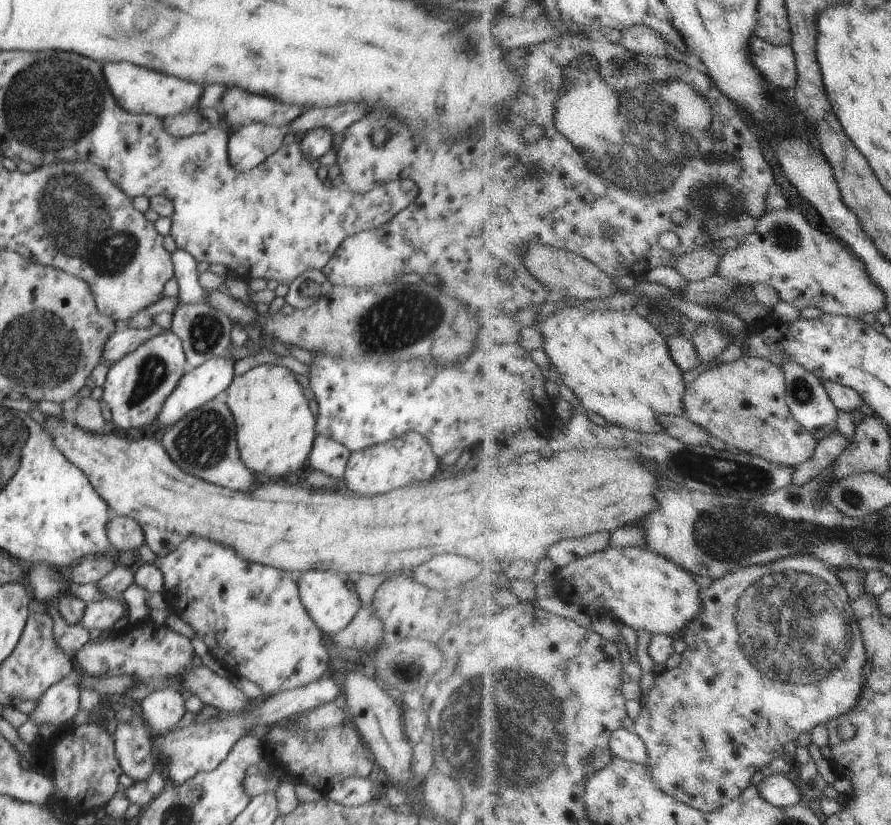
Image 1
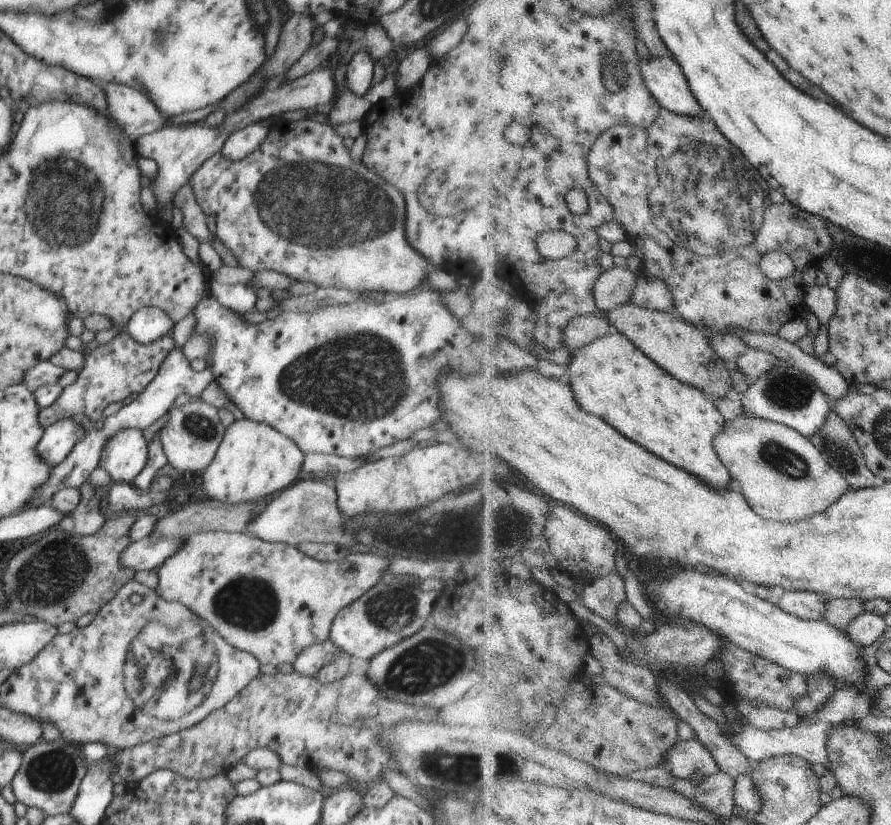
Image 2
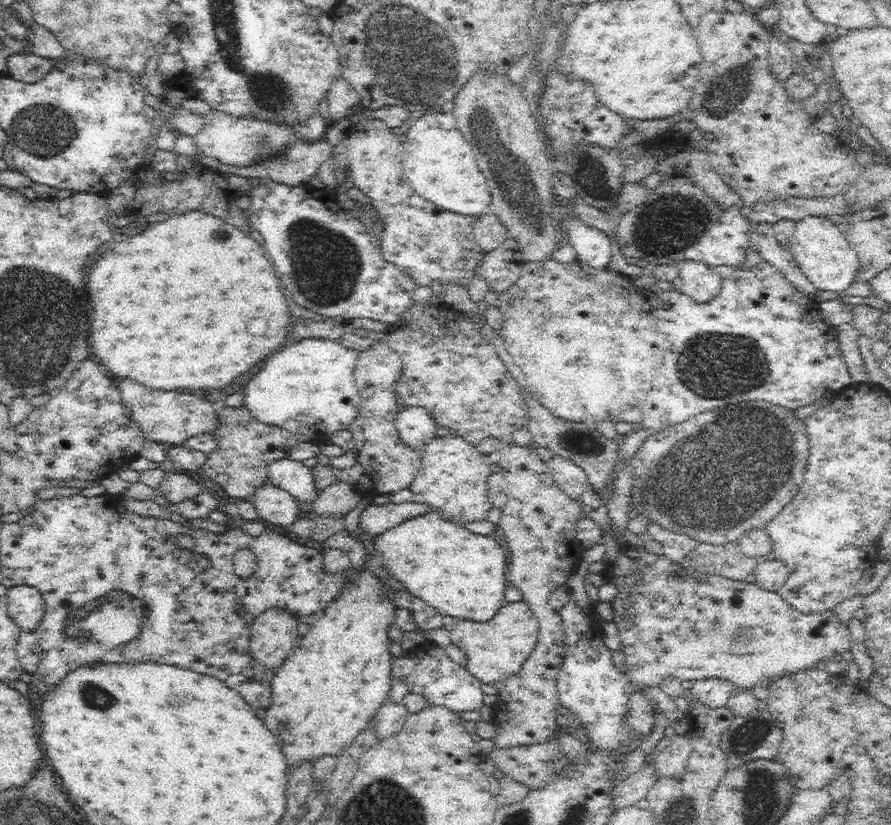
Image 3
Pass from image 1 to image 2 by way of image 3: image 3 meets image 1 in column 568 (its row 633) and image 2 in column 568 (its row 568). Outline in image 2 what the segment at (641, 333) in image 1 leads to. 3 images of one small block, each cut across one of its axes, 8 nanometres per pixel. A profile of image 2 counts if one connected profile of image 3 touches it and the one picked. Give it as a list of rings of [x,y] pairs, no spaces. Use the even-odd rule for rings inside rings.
[[[612,332],[599,338],[583,349],[574,352],[572,364],[569,366],[567,380],[577,394],[578,402],[584,410],[605,418],[638,444],[650,448],[662,458],[668,458],[676,466],[702,476],[710,484],[720,489],[732,487],[733,474],[721,459],[716,448],[716,440],[728,425],[725,415],[719,409],[716,400],[705,390],[680,381],[660,366],[650,355],[641,349],[628,335]]]

